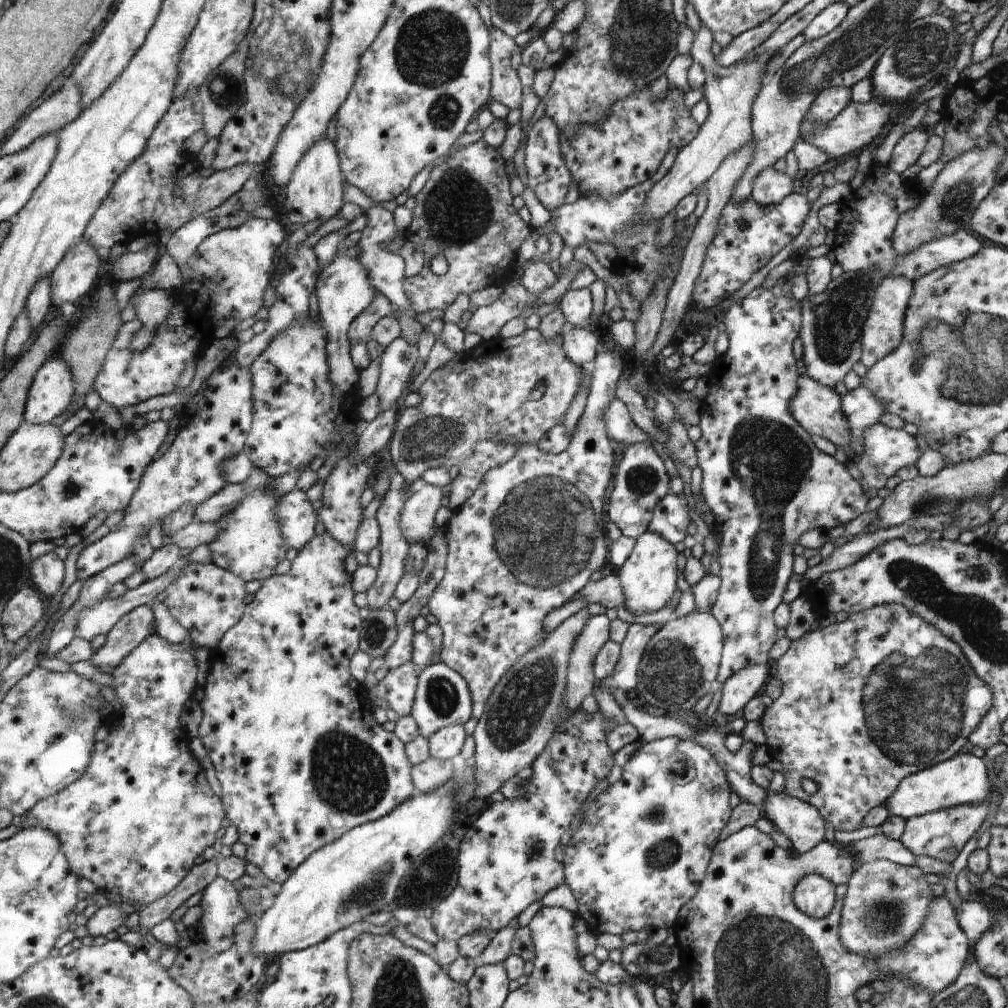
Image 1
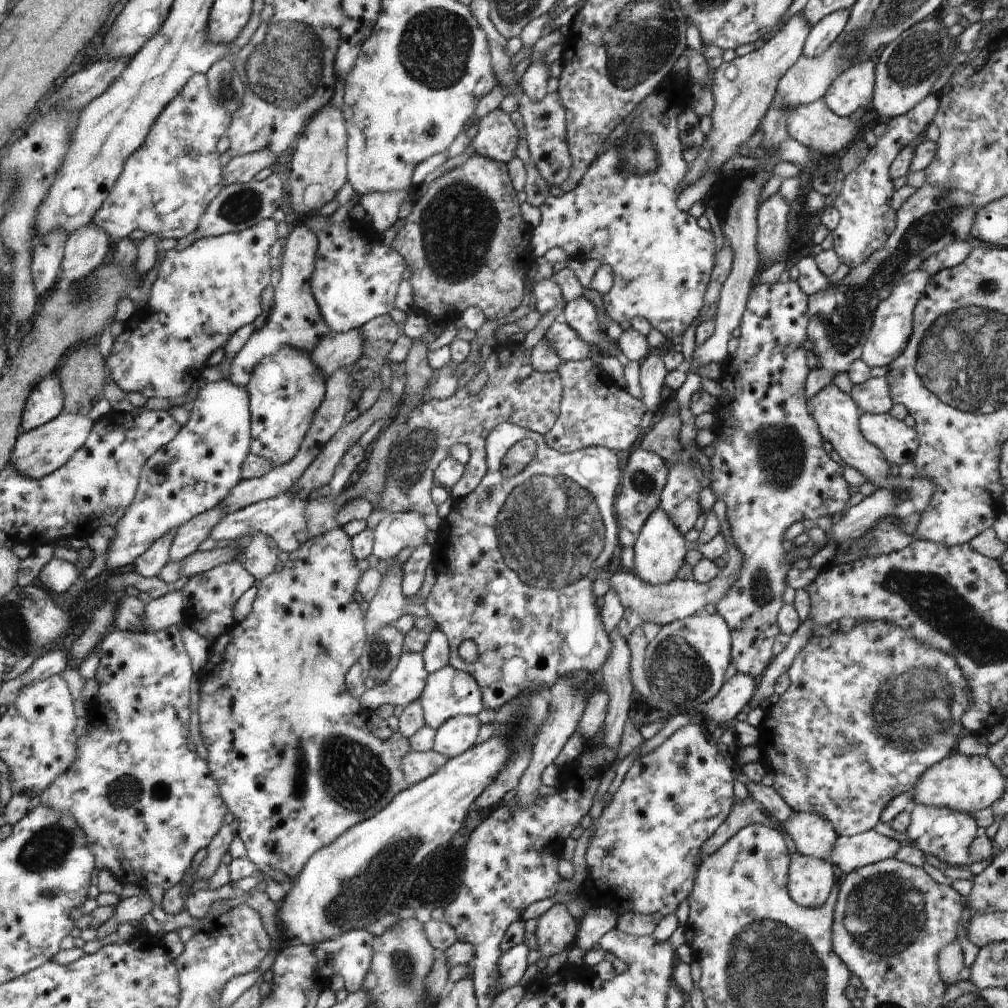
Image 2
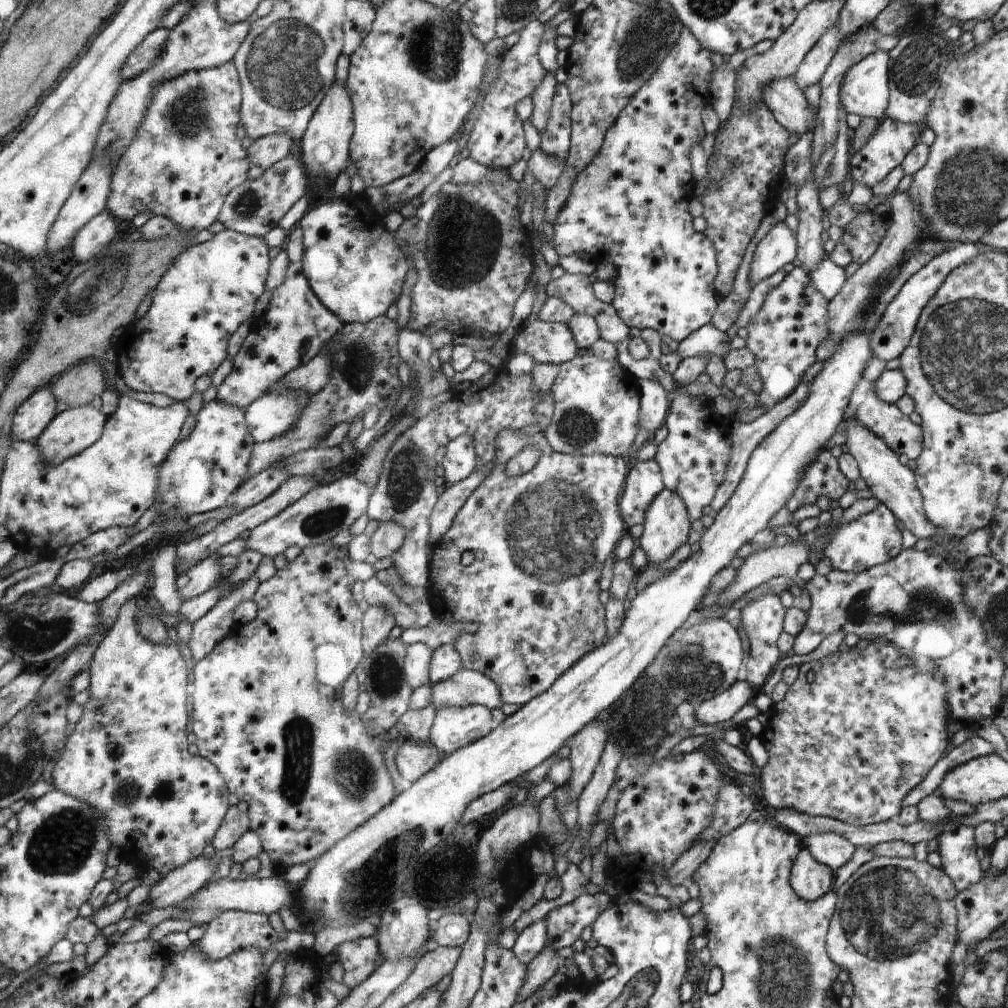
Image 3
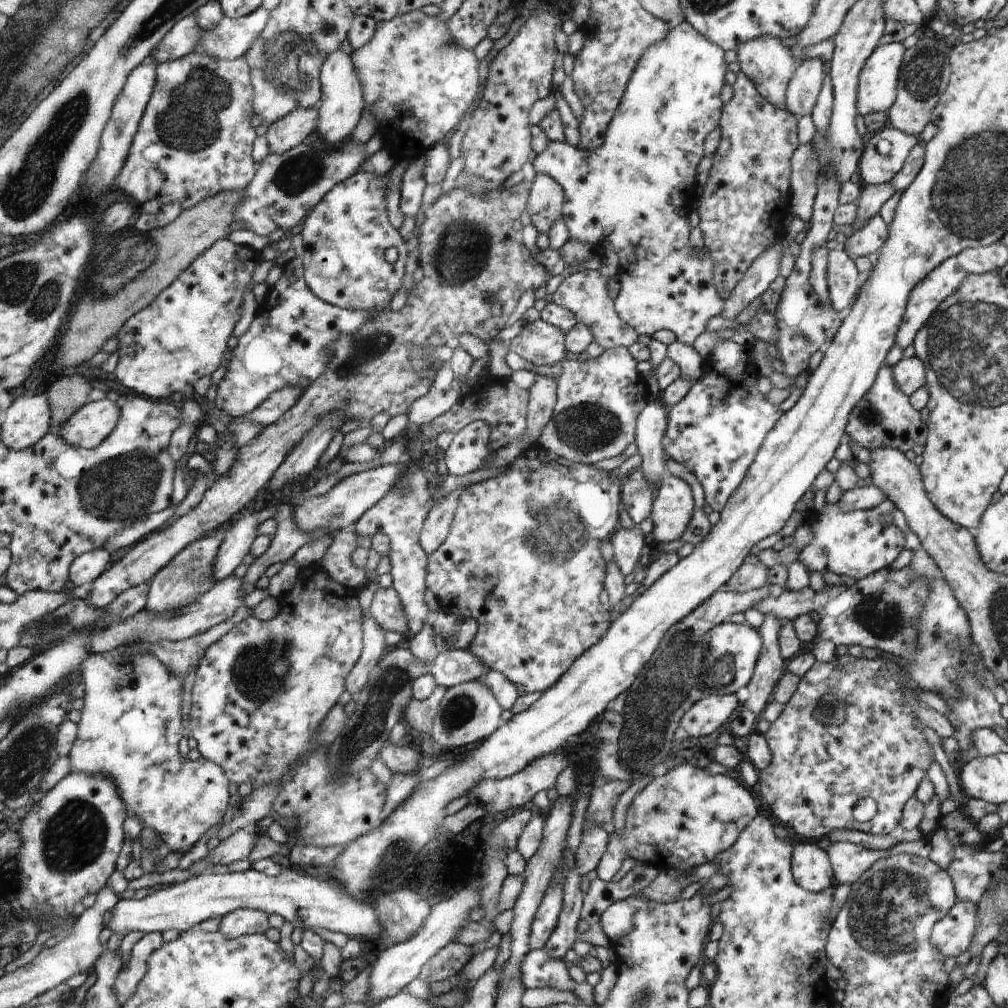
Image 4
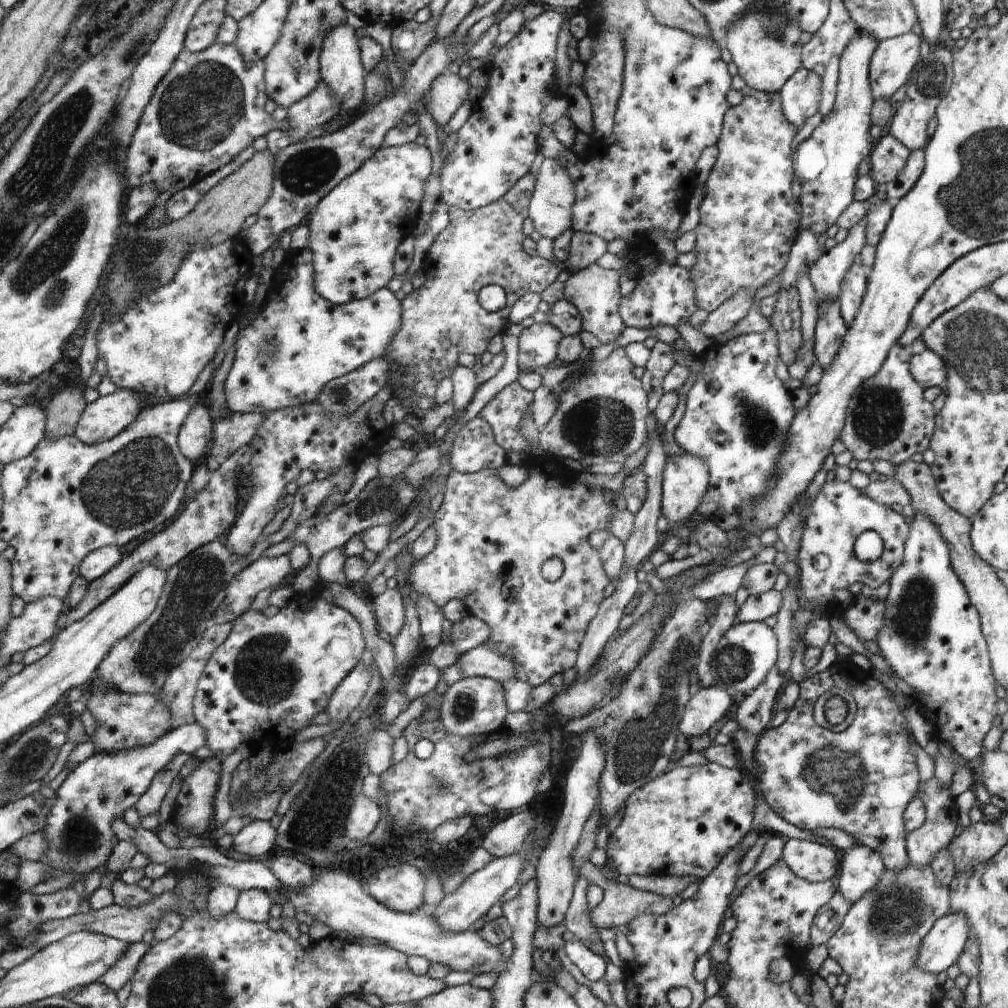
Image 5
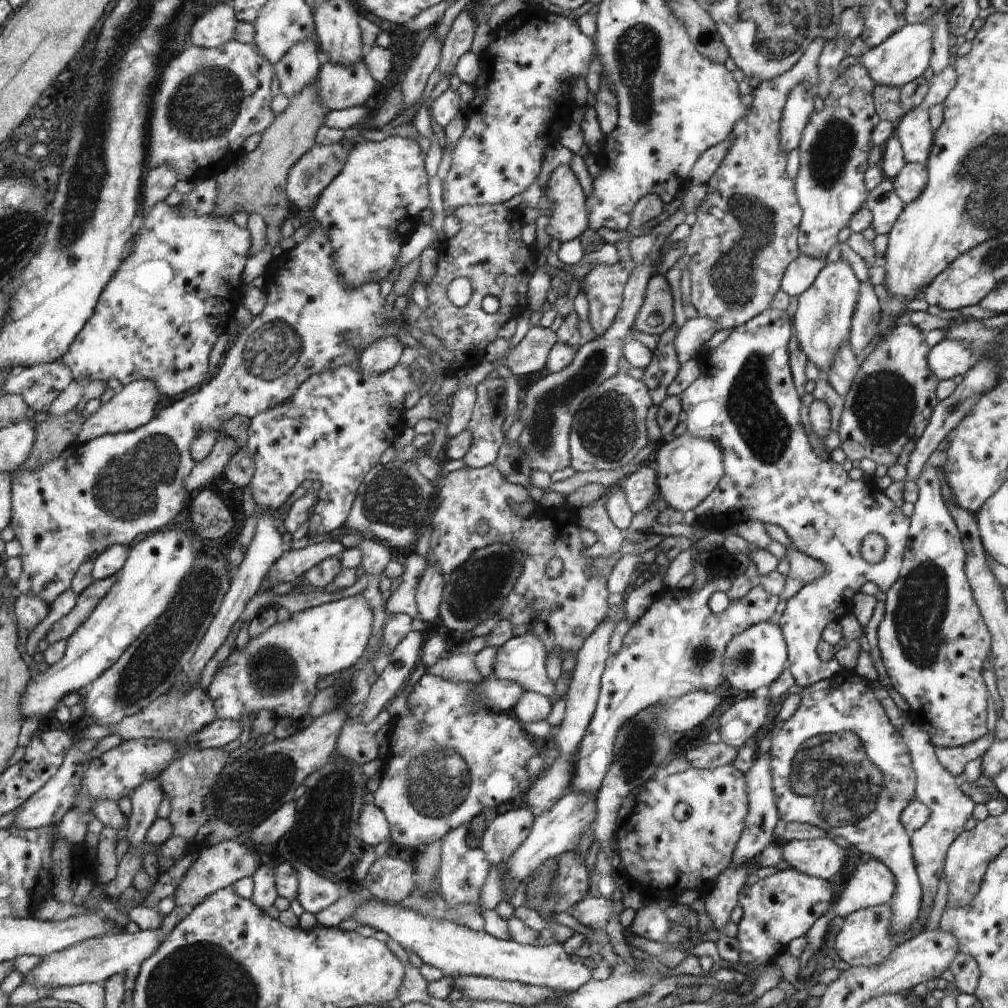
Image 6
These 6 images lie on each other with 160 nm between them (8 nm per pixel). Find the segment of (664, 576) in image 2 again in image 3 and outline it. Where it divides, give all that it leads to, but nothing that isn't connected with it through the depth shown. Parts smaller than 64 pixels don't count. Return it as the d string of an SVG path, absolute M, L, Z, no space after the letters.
M666 488L649 506L648 516L645 517L643 524L643 533L639 538L639 547L646 553L649 566L659 567L688 540L690 522L686 518L686 509L685 502L680 498L680 494Z

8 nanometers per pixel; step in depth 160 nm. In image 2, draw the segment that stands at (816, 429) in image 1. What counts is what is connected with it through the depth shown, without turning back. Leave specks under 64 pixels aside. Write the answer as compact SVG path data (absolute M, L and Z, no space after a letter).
M835 382L830 383L817 392L814 397L806 400L809 413L812 415L816 426L824 441L830 442L833 449L838 452L841 460L852 468L859 470L877 489L896 489L908 491L908 480L889 473L890 465L886 462L882 451L870 444L862 434L859 427L860 412L858 406L848 393L841 391Z

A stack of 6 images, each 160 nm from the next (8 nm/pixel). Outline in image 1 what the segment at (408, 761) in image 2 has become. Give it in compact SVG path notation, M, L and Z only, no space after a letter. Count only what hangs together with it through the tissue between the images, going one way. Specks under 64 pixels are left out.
M430 756L412 768L413 786L418 793L434 793L455 776L451 759L438 760Z

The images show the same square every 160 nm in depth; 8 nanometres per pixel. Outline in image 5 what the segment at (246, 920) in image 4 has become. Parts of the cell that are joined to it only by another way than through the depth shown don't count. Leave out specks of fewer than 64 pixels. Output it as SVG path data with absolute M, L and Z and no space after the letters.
M244 889L239 892L235 910L246 920L266 923L270 916L273 900L268 892L258 889Z

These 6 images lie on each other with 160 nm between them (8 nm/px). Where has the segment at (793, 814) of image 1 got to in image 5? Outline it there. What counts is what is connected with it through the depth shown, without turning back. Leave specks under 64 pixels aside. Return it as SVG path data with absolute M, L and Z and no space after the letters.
M858 844L840 853L839 868L840 874L835 879L837 890L851 904L864 893L874 890L886 869L878 852Z

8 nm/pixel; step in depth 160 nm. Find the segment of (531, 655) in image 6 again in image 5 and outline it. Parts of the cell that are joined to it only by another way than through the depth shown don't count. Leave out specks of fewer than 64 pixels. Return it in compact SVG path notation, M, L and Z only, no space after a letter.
M484 645L461 654L454 665L459 667L464 679L486 677L502 682L504 679L515 678L513 659L501 655L494 649L486 648Z

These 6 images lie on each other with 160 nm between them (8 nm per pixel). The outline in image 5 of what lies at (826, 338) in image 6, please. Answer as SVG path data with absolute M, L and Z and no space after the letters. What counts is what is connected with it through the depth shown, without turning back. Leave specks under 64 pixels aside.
M864 216L849 231L847 231L846 238L841 243L826 250L809 268L809 278L814 290L816 291L815 300L818 303L818 308L822 301L825 301L826 299L836 300L838 298L842 279L846 272L848 272L850 265L854 263L854 256L860 253L864 248L864 245L866 245L866 229L867 220Z

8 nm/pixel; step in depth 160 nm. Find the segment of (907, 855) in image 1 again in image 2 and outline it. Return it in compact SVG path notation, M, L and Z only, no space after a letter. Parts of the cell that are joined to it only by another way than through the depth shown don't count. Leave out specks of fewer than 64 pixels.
M870 829L853 837L838 836L829 860L848 874L881 860L894 859L902 845L902 842Z

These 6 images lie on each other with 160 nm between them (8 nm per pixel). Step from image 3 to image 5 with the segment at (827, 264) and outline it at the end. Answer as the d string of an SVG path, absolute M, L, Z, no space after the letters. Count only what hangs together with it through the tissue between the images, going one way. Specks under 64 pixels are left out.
M852 263L842 279L838 302L844 324L849 327L861 306L868 279L861 264Z

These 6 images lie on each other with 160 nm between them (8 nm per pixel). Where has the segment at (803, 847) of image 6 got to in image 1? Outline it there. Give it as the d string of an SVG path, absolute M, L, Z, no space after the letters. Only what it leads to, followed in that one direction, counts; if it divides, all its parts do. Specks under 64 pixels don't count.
M806 875L797 882L793 892L794 904L804 914L821 919L830 914L835 905L836 881L823 875Z

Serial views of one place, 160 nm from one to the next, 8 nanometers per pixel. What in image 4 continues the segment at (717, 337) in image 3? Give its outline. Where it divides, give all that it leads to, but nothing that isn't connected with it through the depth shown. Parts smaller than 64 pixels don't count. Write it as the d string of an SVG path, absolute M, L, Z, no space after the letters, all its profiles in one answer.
M718 339L713 350L710 354L708 354L708 356L710 356L710 358L706 363L705 378L700 378L698 381L696 381L692 385L692 388L682 397L682 400L680 400L680 402L675 404L672 408L668 409L667 429L662 439L662 446L667 460L669 459L683 464L688 470L690 470L690 472L692 472L692 474L694 474L694 476L696 476L702 485L706 504L709 504L712 510L720 512L725 508L730 495L742 482L742 479L744 478L748 467L750 464L752 464L752 461L754 460L762 441L766 438L766 433L770 432L770 430L774 428L776 421L782 416L783 412L780 411L779 406L772 406L770 402L766 402L766 400L764 400L764 396L758 392L758 388L756 388L758 370L756 370L756 364L754 364L754 356L752 356L752 352L748 352L748 350L746 350L746 345L739 345L736 344L736 342L727 339Z

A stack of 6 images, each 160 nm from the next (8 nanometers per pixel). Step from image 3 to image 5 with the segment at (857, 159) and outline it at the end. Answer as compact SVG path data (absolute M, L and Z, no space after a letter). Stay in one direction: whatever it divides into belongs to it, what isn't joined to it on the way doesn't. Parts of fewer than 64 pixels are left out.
M888 133L873 147L869 175L879 188L892 182L904 170L911 152L894 135Z

